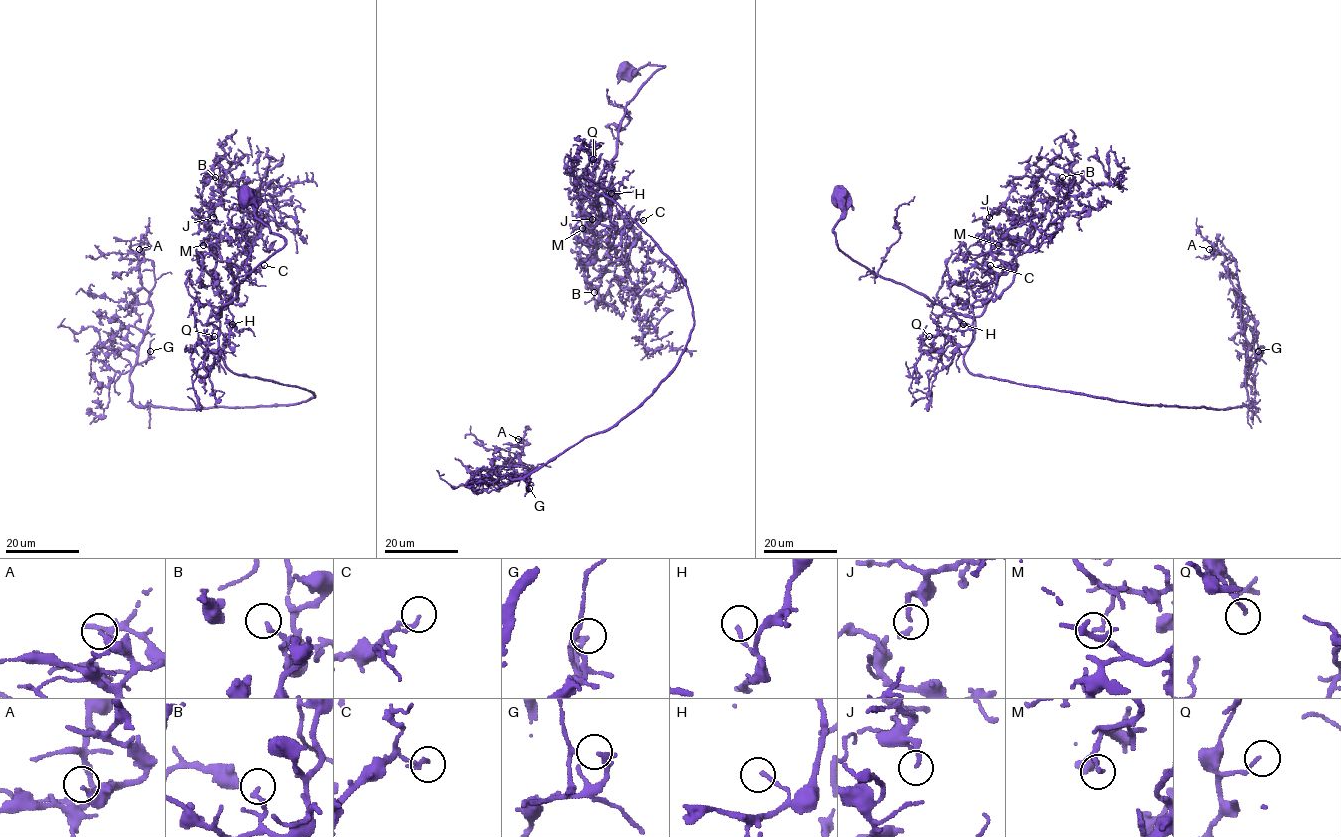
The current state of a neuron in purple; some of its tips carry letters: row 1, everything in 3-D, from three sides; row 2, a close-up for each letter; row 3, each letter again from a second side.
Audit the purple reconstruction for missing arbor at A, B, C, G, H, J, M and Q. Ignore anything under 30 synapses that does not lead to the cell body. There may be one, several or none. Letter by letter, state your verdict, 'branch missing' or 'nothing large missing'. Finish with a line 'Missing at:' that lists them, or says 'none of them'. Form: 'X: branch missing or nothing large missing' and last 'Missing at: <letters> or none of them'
A: nothing large missing
B: nothing large missing
C: nothing large missing
G: nothing large missing
H: nothing large missing
J: nothing large missing
M: nothing large missing
Q: nothing large missing
Missing at: none of them

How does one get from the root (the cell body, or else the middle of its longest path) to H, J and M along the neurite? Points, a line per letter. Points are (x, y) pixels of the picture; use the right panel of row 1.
H: (841, 196), (837, 246), (876, 275), (956, 312), (978, 317), (987, 298), (971, 305), (972, 323), (963, 324)
J: (841, 196), (845, 215), (834, 231), (844, 253), (972, 317), (1034, 231), (1002, 206), (989, 217)
M: (841, 196), (837, 246), (876, 275), (956, 312), (983, 312), (1014, 255), (1012, 238), (998, 245)

